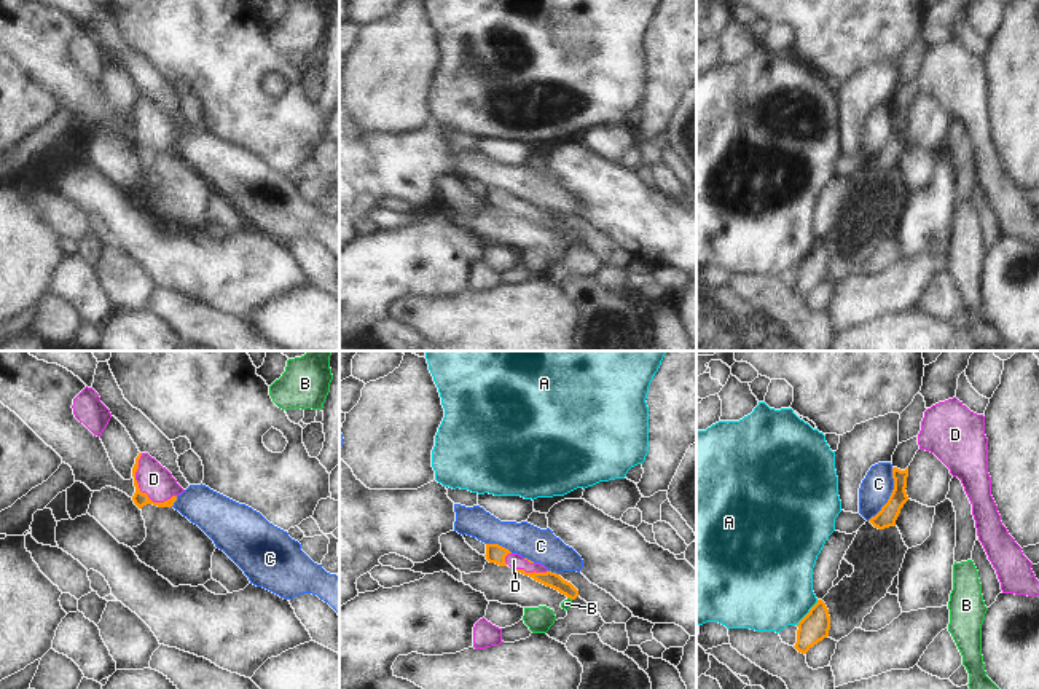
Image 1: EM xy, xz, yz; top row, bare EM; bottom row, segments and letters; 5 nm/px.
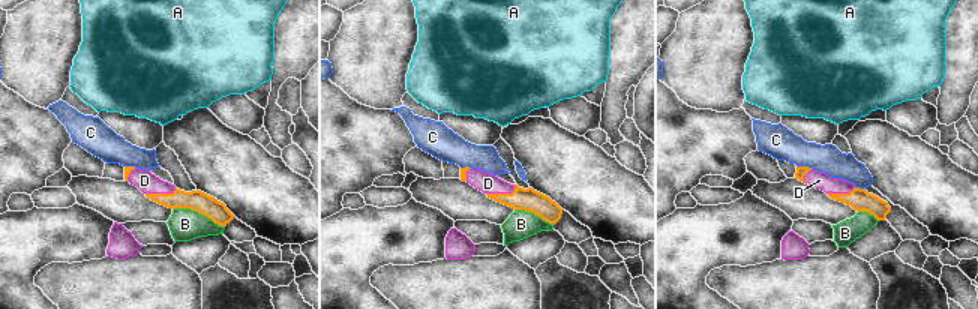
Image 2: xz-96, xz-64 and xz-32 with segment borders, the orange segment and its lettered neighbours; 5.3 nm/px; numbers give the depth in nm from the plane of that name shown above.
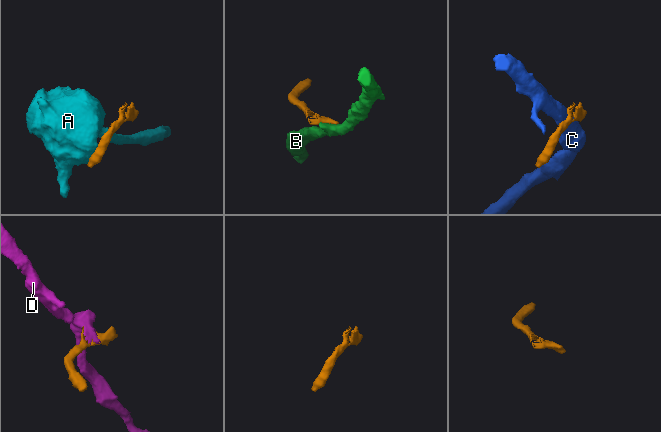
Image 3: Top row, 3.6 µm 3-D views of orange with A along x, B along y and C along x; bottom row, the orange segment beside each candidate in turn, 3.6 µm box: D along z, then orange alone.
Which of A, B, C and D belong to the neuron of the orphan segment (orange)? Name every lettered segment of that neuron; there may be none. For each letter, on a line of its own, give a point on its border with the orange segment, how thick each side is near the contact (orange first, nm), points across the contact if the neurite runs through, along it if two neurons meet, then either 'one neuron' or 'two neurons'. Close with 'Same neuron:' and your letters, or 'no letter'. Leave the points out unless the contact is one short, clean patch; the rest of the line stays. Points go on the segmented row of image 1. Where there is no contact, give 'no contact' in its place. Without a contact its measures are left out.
A: yz (808, 613) | 150/460 nm | along yz (818, 600), (797, 626) | two neurons
B: xz (569, 597) | 80/50 nm | along xz (568, 597), (571, 600) | two neurons
C: yz (891, 495) | 100/160 nm | two neurons
D: xy (139, 490) | 70/160 nm | across xy (139, 498), (139, 490), (153, 479) | one neuron
Same neuron: D

